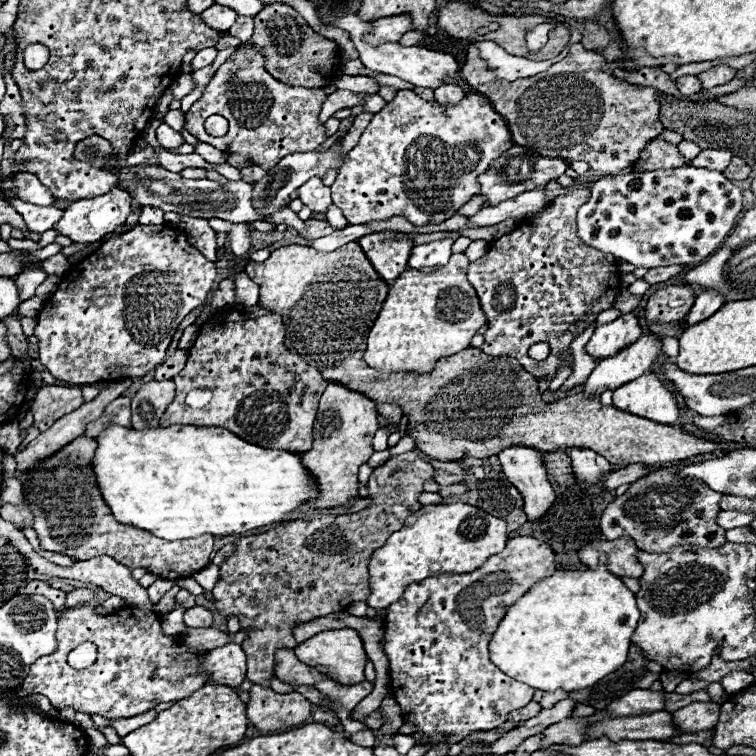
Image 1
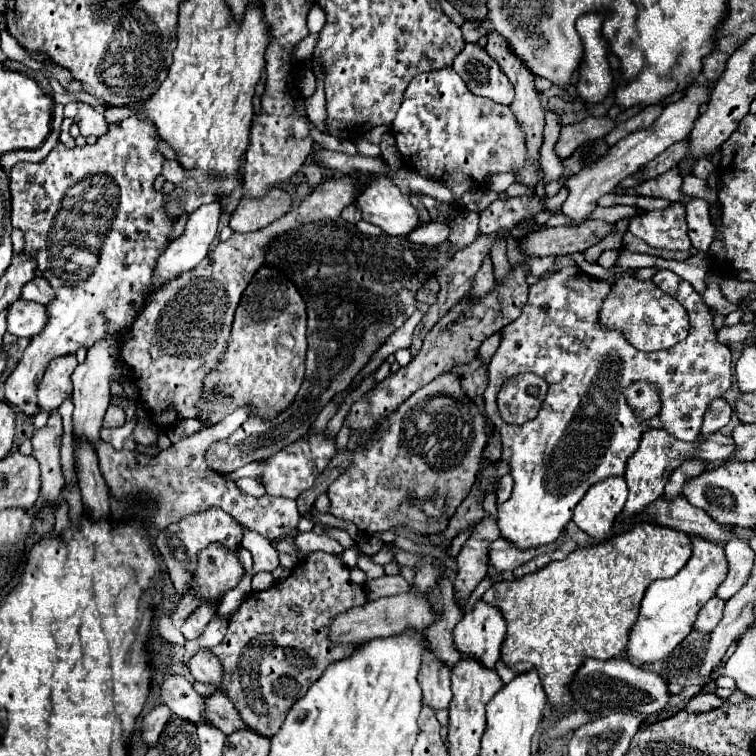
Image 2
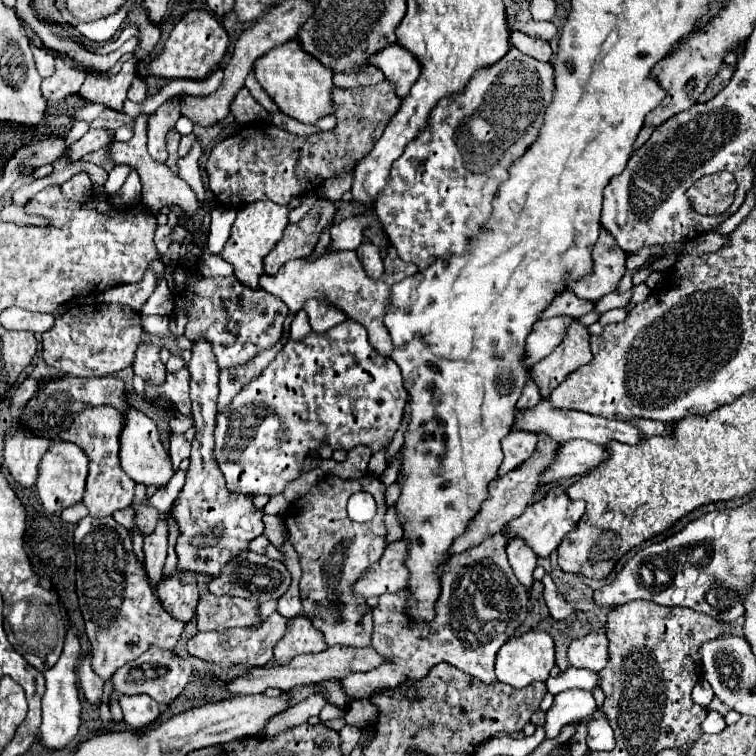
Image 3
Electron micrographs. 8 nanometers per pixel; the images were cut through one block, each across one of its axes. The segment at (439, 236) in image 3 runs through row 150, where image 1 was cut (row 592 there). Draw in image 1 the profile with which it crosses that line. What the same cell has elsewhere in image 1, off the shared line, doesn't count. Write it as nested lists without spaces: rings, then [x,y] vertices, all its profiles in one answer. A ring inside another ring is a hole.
[[[516,536],[516,538],[510,538],[506,548],[498,554],[498,556],[490,556],[490,560],[486,560],[486,564],[482,564],[482,568],[478,568],[476,572],[470,572],[470,574],[438,574],[438,576],[430,576],[422,582],[416,582],[416,584],[408,584],[404,594],[400,596],[400,600],[396,600],[394,604],[390,604],[386,608],[386,622],[384,622],[384,650],[386,650],[386,656],[390,660],[390,688],[392,688],[392,696],[396,698],[396,702],[400,704],[402,708],[402,716],[404,716],[404,722],[412,722],[416,724],[420,730],[412,736],[416,742],[420,738],[430,738],[432,740],[432,746],[440,744],[440,742],[446,742],[446,744],[456,744],[460,742],[462,738],[466,738],[468,734],[476,732],[476,730],[492,730],[492,728],[498,728],[500,724],[506,722],[506,716],[512,712],[512,710],[518,710],[518,708],[524,708],[530,700],[532,700],[532,694],[534,694],[534,688],[530,688],[528,684],[518,684],[516,680],[510,680],[504,672],[500,672],[494,664],[490,664],[490,658],[488,658],[488,644],[490,644],[490,636],[494,632],[494,628],[498,626],[498,620],[502,620],[502,616],[508,612],[510,604],[514,604],[514,600],[518,600],[518,596],[526,594],[538,580],[546,578],[546,576],[552,576],[554,574],[554,554],[550,550],[548,544],[542,544],[540,540],[532,538],[532,536]]]

